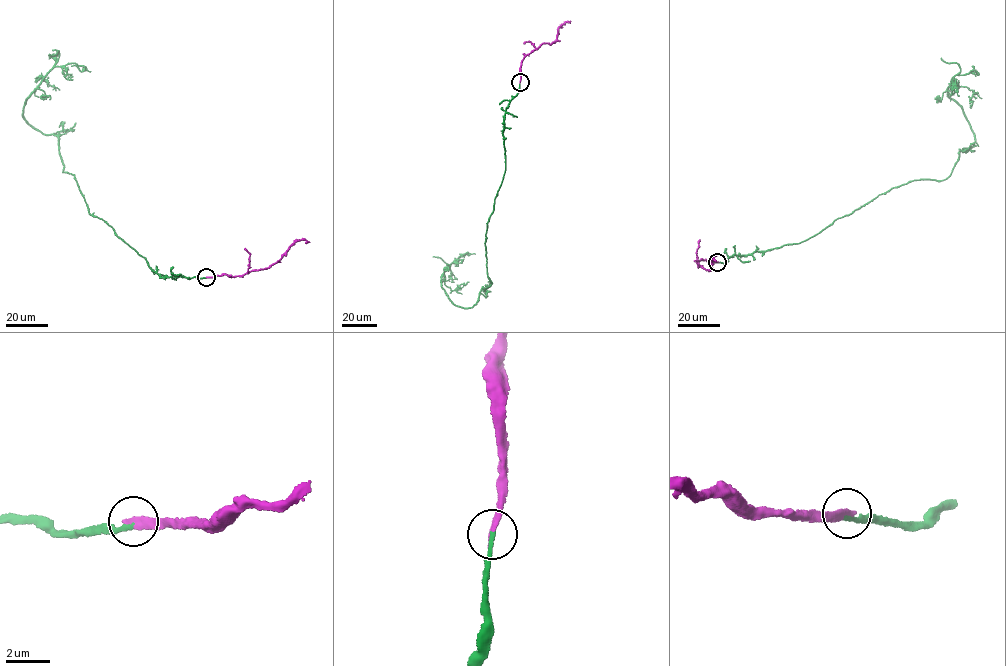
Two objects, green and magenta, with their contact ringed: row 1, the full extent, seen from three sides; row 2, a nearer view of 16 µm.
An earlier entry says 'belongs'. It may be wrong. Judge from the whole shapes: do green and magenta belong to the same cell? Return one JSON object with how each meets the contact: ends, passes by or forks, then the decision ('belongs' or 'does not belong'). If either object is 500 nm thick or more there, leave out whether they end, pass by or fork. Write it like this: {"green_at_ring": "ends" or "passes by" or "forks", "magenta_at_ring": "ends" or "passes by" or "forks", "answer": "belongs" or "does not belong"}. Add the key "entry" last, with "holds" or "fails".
{"green_at_ring": "ends", "magenta_at_ring": "ends", "answer": "belongs", "entry": "holds"}

